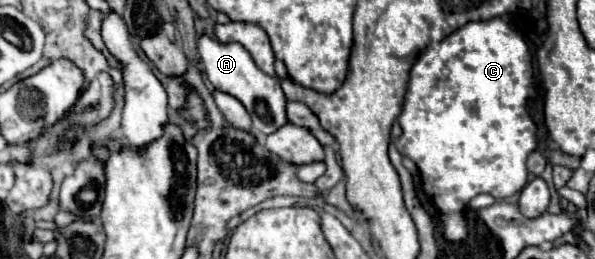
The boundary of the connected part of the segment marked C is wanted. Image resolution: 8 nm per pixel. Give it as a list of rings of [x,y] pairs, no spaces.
[[[492,18],[488,22],[472,22],[466,24],[464,28],[456,30],[454,34],[446,36],[442,42],[430,46],[428,50],[424,50],[418,58],[418,62],[412,66],[410,72],[410,80],[408,80],[408,88],[406,88],[406,96],[404,96],[404,104],[402,104],[402,112],[398,116],[398,124],[402,126],[402,136],[394,142],[396,150],[402,156],[408,156],[410,160],[416,162],[420,176],[422,176],[422,184],[424,184],[424,192],[428,196],[432,196],[436,208],[444,214],[442,216],[442,224],[444,224],[444,236],[450,242],[460,242],[466,238],[466,222],[462,216],[462,210],[468,206],[470,198],[478,196],[478,194],[492,194],[494,198],[510,198],[512,194],[520,192],[526,182],[528,182],[528,170],[526,170],[526,158],[530,152],[536,150],[536,124],[528,112],[528,100],[538,96],[538,80],[534,76],[534,68],[532,68],[532,54],[528,50],[528,44],[524,42],[524,38],[512,30],[502,18]]]

